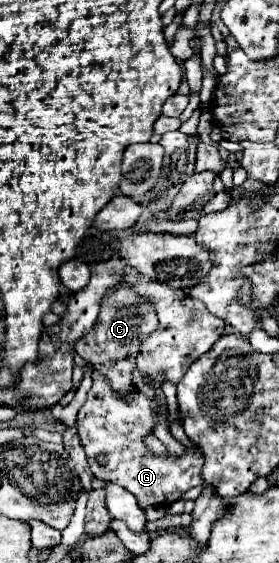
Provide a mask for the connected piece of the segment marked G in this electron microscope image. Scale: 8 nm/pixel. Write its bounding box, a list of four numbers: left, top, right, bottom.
[77,370,201,508]

